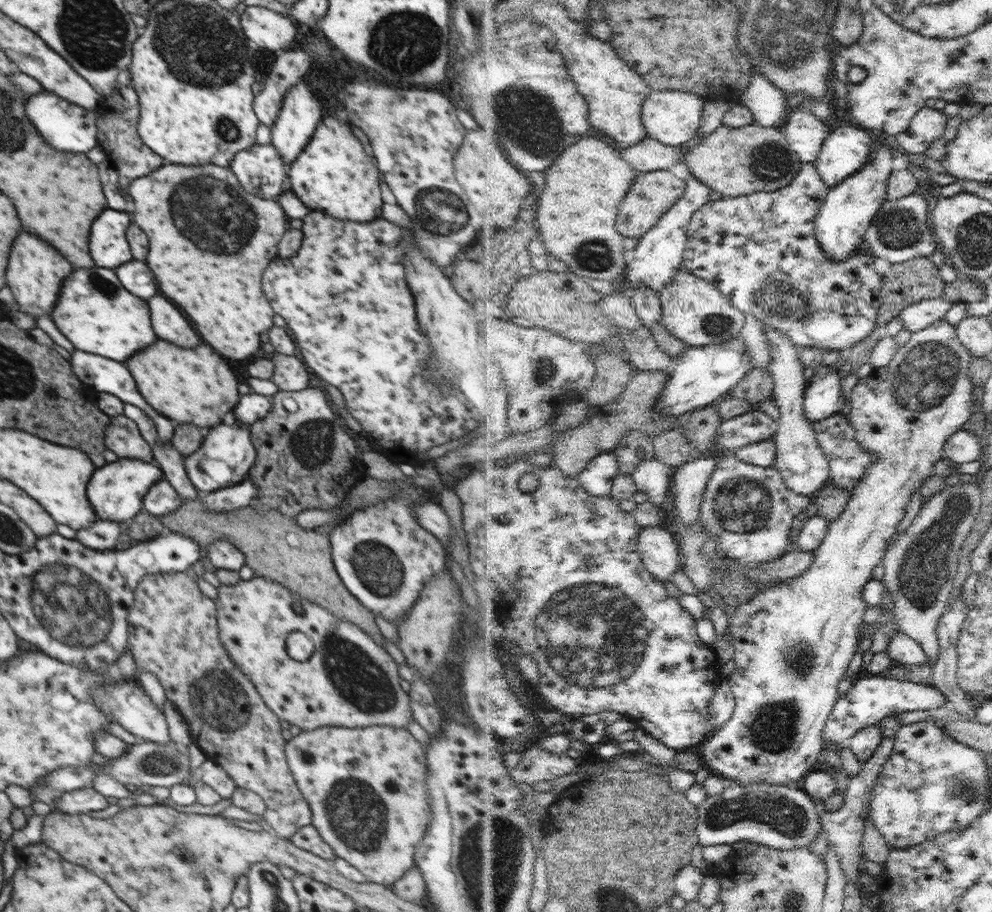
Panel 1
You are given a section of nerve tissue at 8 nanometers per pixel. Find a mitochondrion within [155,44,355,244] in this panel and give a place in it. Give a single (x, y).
(227, 130)

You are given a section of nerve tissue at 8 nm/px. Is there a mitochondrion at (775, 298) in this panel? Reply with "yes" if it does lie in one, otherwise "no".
yes

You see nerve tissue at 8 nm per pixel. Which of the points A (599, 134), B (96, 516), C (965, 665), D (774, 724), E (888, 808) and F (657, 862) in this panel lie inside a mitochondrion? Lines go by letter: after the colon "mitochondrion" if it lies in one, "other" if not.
A: other
B: other
C: other
D: mitochondrion
E: other
F: other

